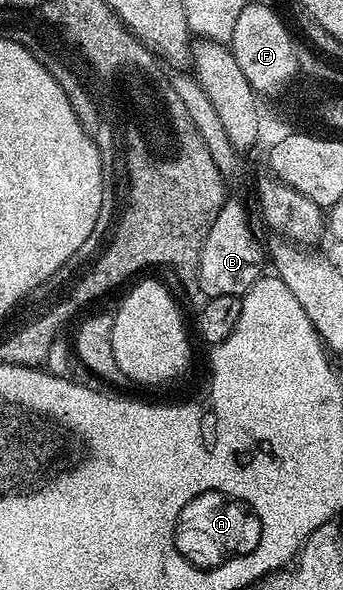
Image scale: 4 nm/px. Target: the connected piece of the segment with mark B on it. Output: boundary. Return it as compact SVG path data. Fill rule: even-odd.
M233 198L226 199L215 222L211 222L211 230L207 230L207 238L199 254L197 281L201 287L201 296L244 296L247 290L251 290L253 283L261 279L261 263L264 265L266 260L266 249L257 241L244 206Z

